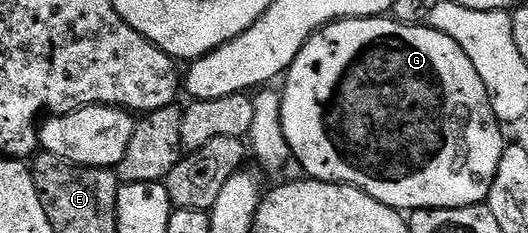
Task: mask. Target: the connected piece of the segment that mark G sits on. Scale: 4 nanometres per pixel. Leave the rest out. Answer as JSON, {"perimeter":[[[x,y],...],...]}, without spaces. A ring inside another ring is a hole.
{"perimeter":[[[390,16],[353,17],[332,21],[324,25],[318,33],[311,36],[303,50],[295,57],[295,62],[285,74],[281,94],[281,123],[284,125],[284,138],[291,148],[291,156],[304,169],[308,178],[316,181],[334,181],[344,185],[352,185],[377,199],[382,205],[400,211],[416,209],[460,209],[470,205],[484,204],[493,187],[493,179],[497,175],[499,165],[503,161],[505,140],[504,126],[499,121],[490,105],[490,97],[485,89],[477,69],[473,67],[469,56],[450,38],[439,30],[427,25],[403,25]]]}

